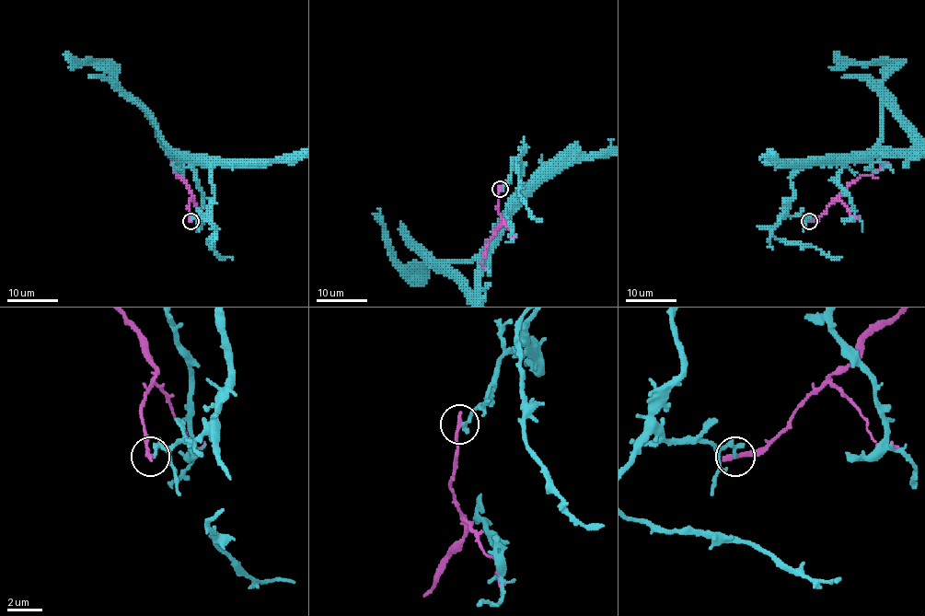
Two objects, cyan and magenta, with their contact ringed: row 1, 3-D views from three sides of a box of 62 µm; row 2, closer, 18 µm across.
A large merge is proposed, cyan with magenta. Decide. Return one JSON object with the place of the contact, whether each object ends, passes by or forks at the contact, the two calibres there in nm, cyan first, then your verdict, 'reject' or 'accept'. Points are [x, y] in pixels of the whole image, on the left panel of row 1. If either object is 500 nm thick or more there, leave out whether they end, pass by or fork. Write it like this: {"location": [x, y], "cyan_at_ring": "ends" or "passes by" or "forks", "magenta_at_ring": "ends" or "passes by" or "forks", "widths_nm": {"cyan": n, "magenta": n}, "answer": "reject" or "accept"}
{"location": [190, 221], "cyan_at_ring": "ends", "magenta_at_ring": "ends", "widths_nm": {"cyan": 240, "magenta": 280}, "answer": "reject"}

